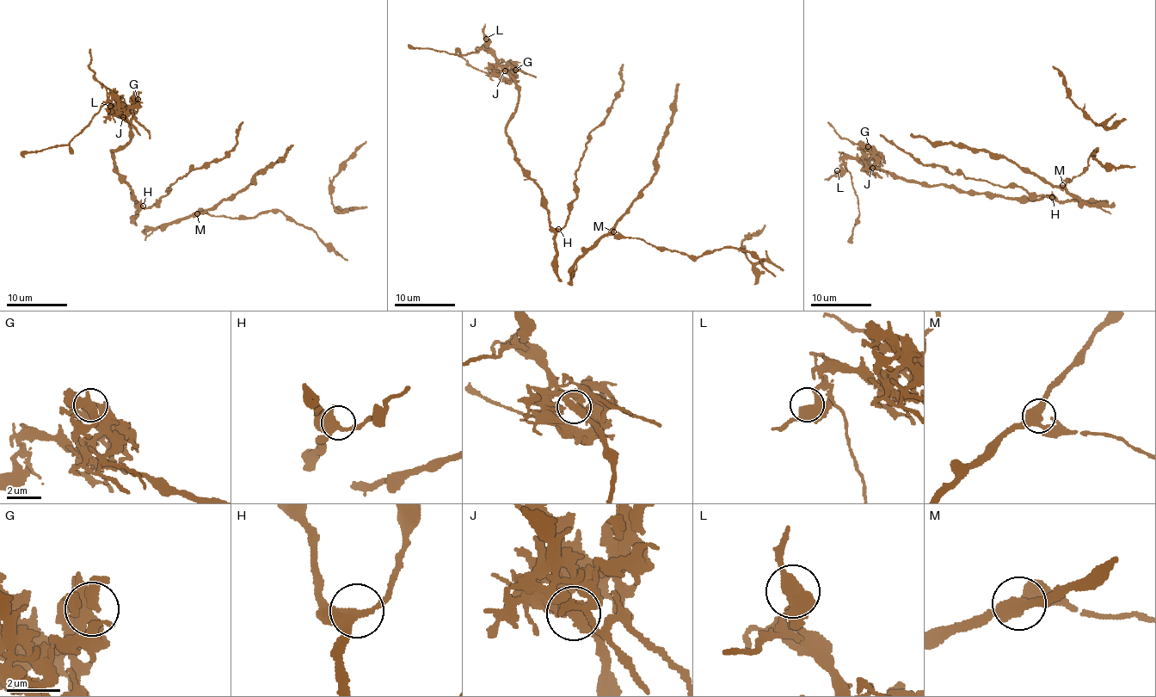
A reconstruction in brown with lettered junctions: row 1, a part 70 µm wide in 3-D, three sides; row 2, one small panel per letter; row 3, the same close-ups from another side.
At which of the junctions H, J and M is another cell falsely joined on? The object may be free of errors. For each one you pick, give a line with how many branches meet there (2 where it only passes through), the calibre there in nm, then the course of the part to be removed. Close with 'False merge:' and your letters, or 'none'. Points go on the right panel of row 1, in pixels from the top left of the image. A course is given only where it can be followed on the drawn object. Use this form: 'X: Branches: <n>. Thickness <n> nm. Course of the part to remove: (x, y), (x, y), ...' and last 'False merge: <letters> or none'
J: Branches: 5. Thickness 360 nm. Course of the part to remove: (872, 168), (847, 159), (845, 167), (857, 198), (858, 215), (847, 242)
False merge: J

